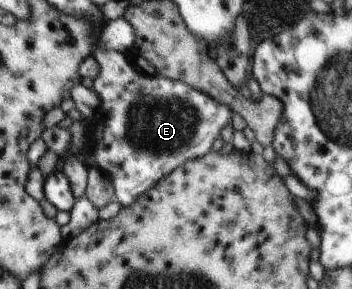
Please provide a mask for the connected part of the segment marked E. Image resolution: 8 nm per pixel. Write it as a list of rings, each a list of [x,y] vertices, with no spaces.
[[[97,44],[93,56],[100,64],[99,76],[95,78],[93,88],[100,100],[96,112],[103,114],[103,120],[95,124],[95,134],[90,141],[86,162],[89,169],[97,167],[114,181],[116,200],[122,208],[131,208],[148,190],[159,185],[177,167],[207,154],[211,144],[219,136],[221,128],[229,124],[232,109],[186,82],[176,81],[157,73],[147,75],[139,72],[131,63],[131,55],[106,51]]]

